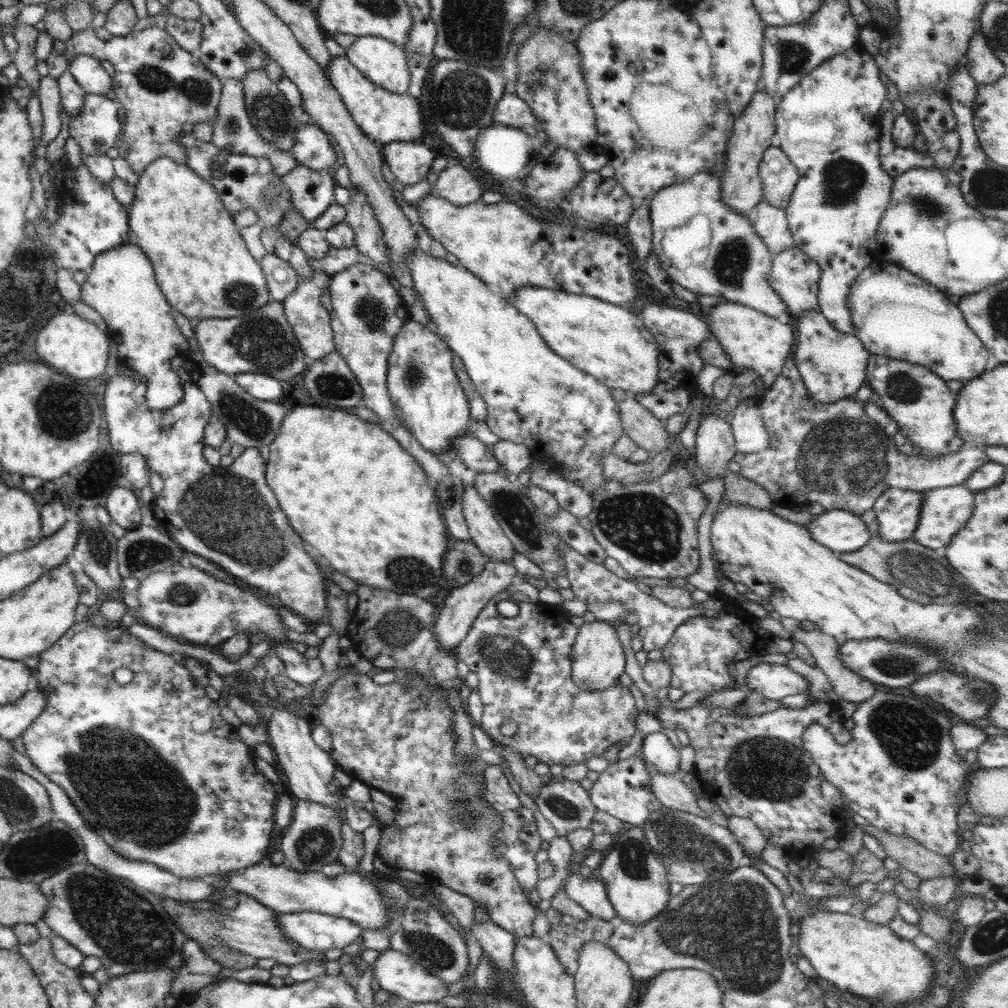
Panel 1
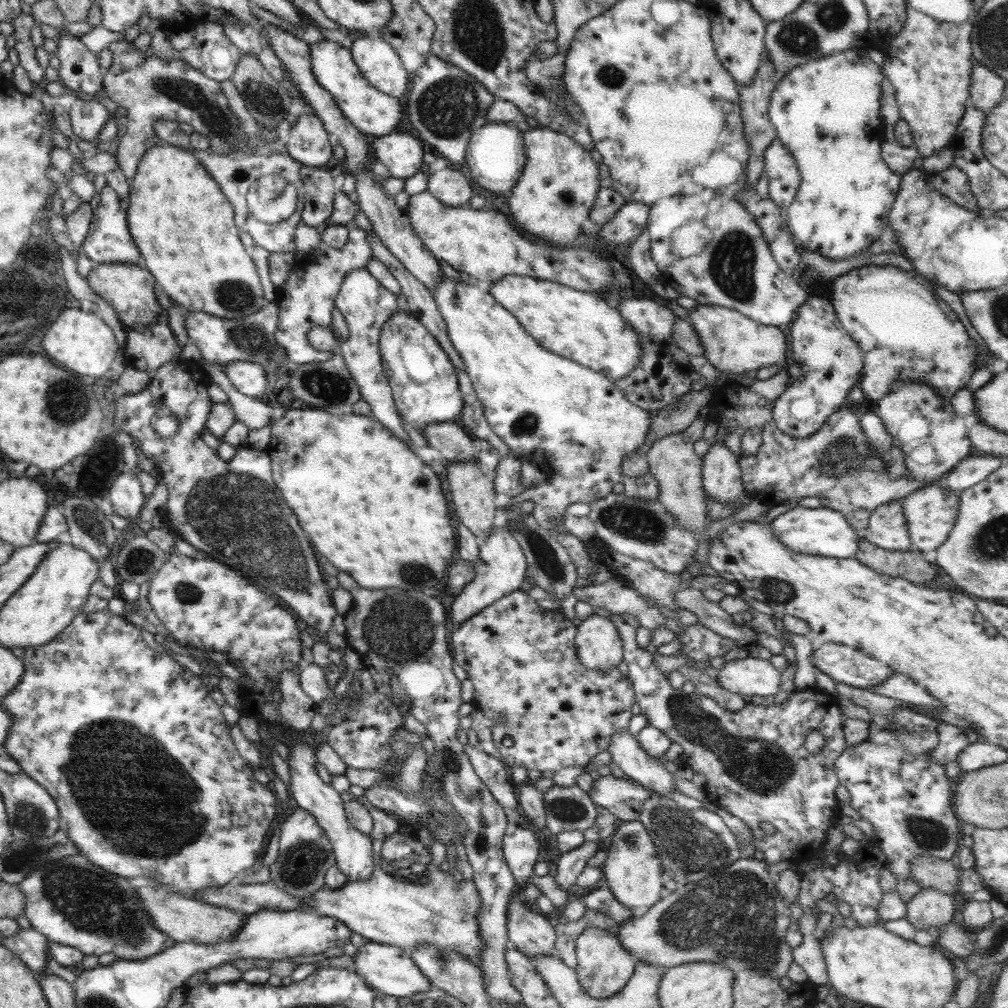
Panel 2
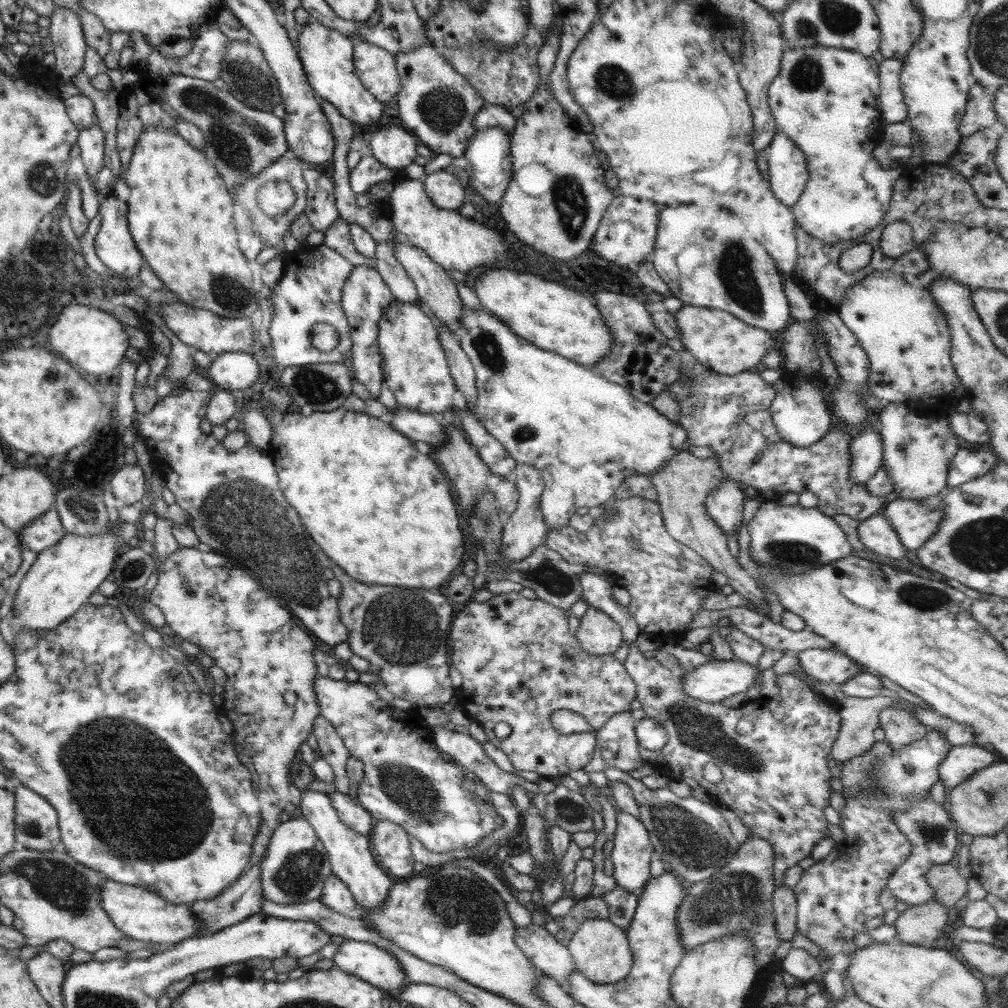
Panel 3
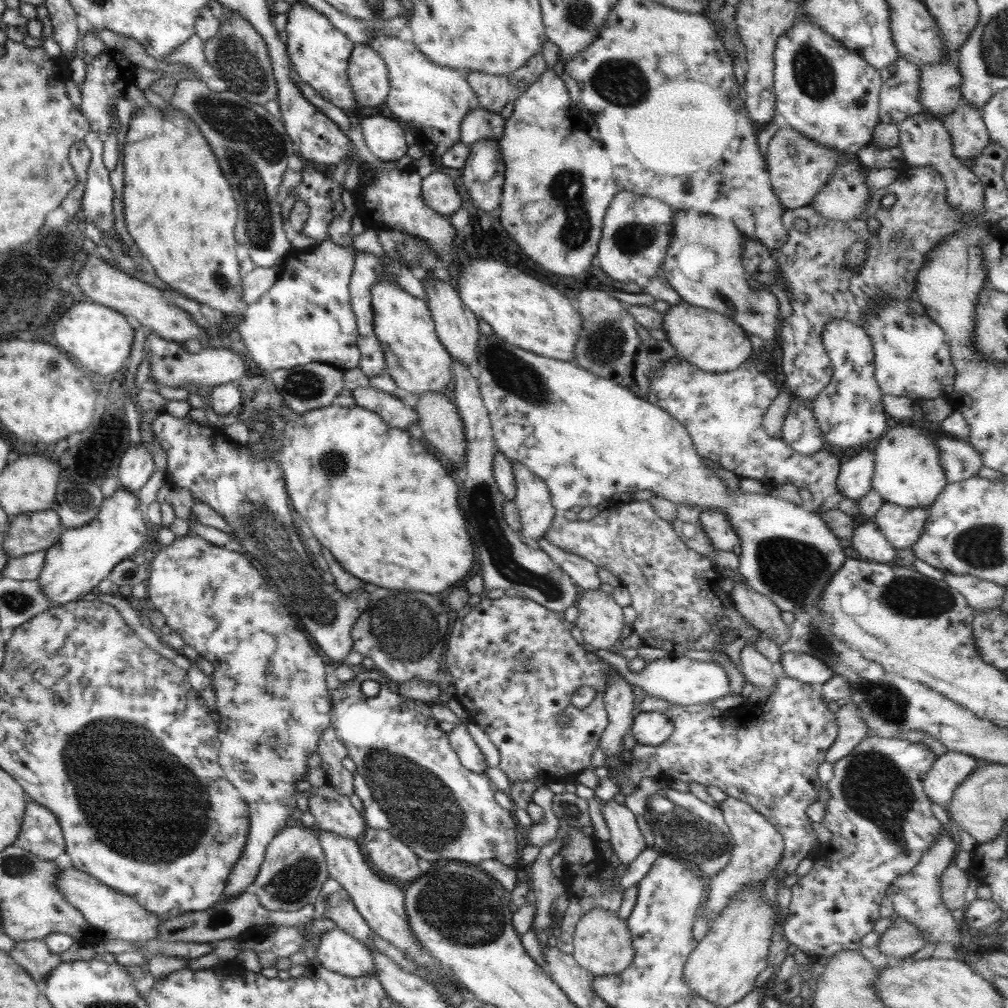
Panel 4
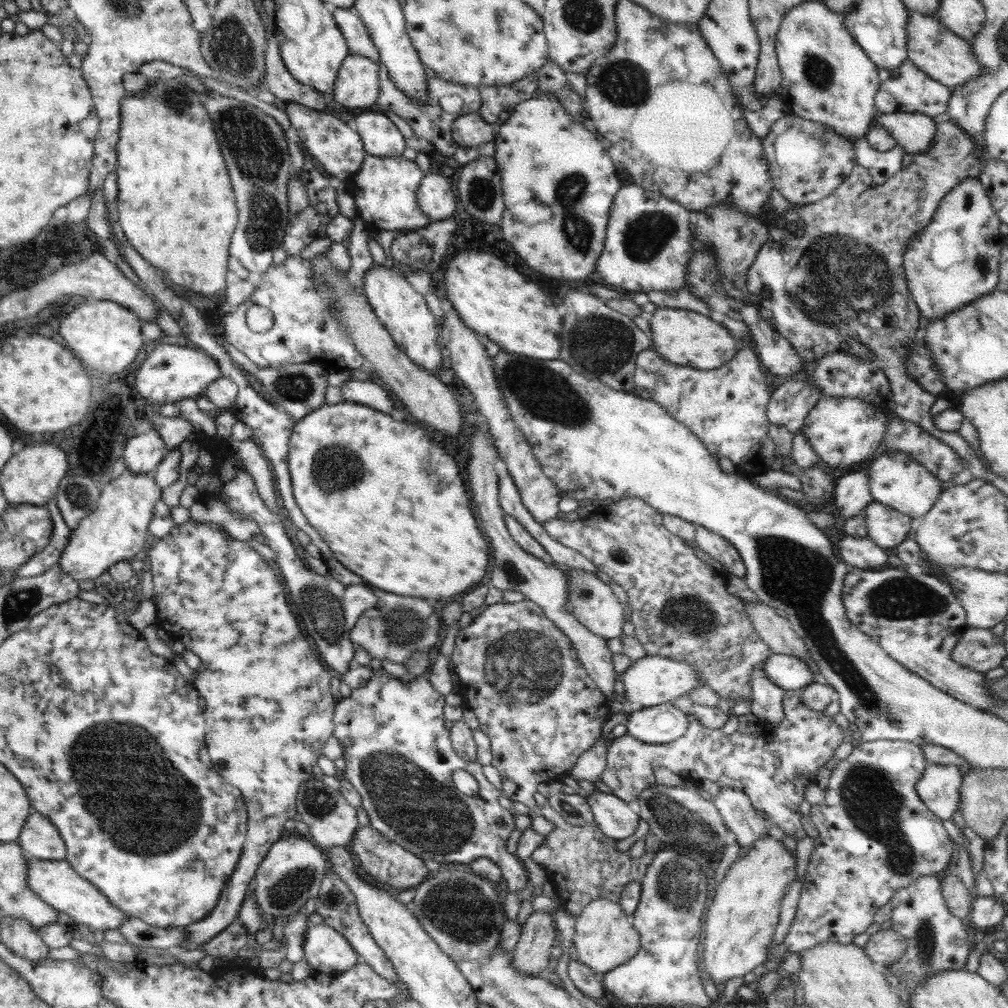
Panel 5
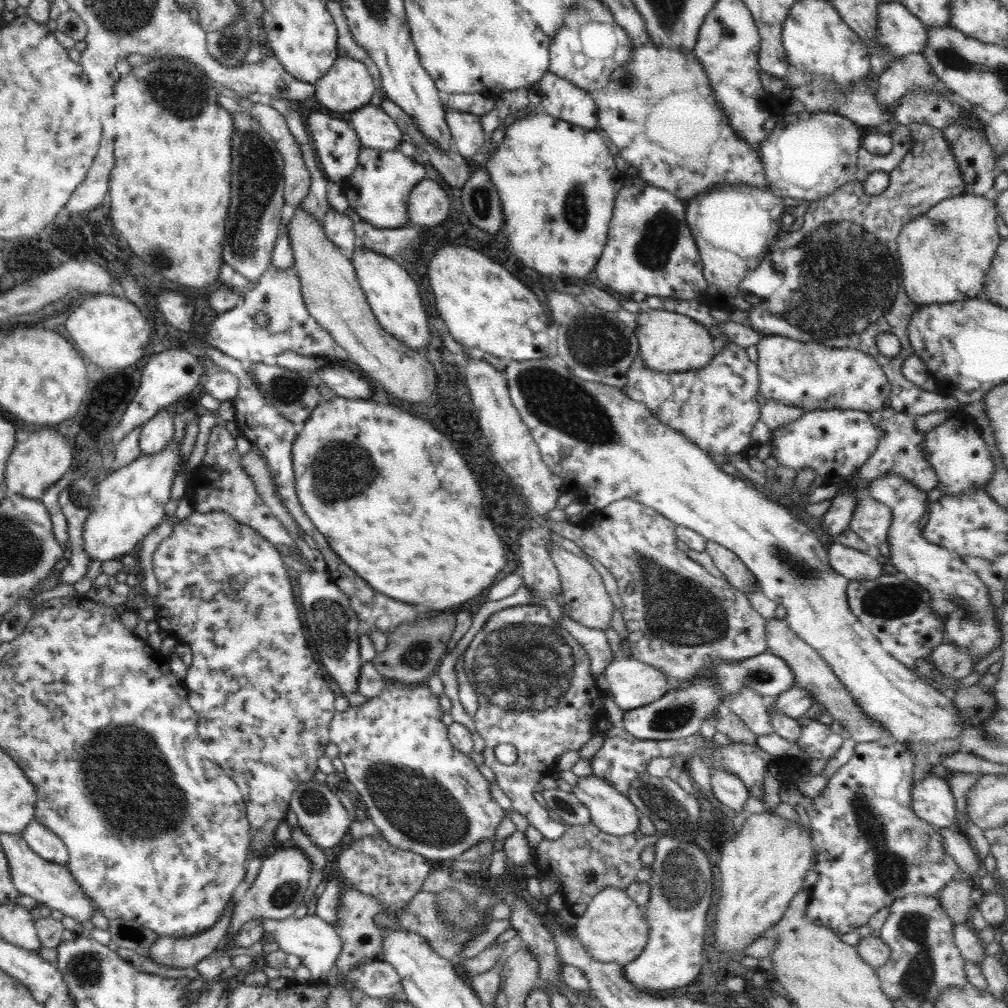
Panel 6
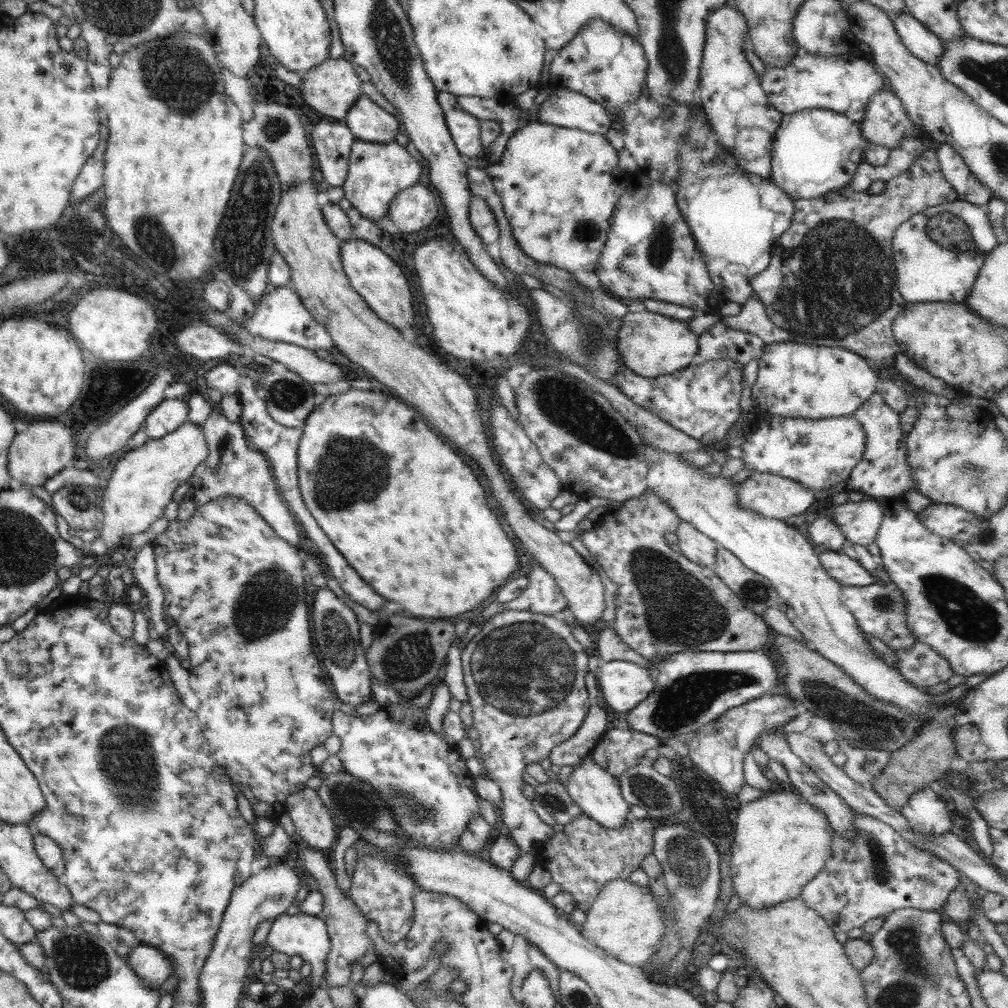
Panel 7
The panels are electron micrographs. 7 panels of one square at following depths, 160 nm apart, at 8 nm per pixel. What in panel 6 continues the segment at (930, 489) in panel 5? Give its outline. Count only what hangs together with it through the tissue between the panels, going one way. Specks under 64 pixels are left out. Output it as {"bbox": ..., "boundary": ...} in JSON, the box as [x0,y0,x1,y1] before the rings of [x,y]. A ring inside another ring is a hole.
{"bbox":[869,474,1001,661],"boundary":[[[885,474],[869,485],[869,494],[890,508],[893,519],[887,530],[890,562],[910,580],[930,594],[929,608],[940,615],[946,643],[966,647],[978,661],[984,660],[1000,647],[1001,632],[994,616],[986,585],[980,577],[955,553],[936,543],[928,542],[918,522],[926,512],[927,491],[916,488],[897,474]]]}

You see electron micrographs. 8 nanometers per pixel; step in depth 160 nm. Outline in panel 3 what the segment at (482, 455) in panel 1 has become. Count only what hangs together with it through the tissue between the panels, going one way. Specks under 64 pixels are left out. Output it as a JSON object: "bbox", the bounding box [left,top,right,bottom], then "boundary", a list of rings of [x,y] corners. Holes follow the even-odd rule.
{"bbox":[392,405,447,450],"boundary":[[[399,405],[392,412],[394,415],[393,429],[408,437],[413,442],[420,440],[430,445],[432,450],[445,443],[447,436],[443,432],[444,426],[440,414],[422,414]]]}

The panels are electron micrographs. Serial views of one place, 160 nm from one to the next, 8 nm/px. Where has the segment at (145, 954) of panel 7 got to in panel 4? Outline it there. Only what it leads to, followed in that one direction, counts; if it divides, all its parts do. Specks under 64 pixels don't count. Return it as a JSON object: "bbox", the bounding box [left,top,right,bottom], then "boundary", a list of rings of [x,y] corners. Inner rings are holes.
{"bbox":[146,533,333,900],"boundary":[[[190,533],[181,537],[177,536],[170,546],[163,545],[151,560],[150,569],[150,576],[146,580],[146,599],[154,605],[154,609],[157,609],[164,615],[166,625],[178,634],[178,636],[182,637],[186,645],[191,646],[200,657],[212,663],[214,667],[214,673],[211,675],[212,687],[214,687],[214,692],[216,693],[216,711],[220,715],[220,721],[217,722],[217,725],[221,752],[224,754],[224,756],[220,753],[218,754],[218,765],[226,770],[225,775],[228,782],[233,784],[240,791],[242,798],[246,801],[246,804],[248,804],[248,808],[250,808],[250,834],[247,834],[247,841],[242,849],[242,854],[232,867],[232,872],[229,874],[227,880],[228,888],[224,890],[222,900],[230,899],[230,897],[238,897],[238,895],[244,893],[252,882],[254,882],[260,865],[263,863],[266,848],[268,848],[270,841],[285,826],[292,822],[292,812],[294,812],[294,808],[300,804],[299,797],[295,794],[296,782],[307,778],[308,758],[317,752],[317,744],[322,733],[331,726],[331,708],[333,704],[331,703],[330,692],[328,692],[326,686],[327,674],[326,671],[324,671],[324,660],[322,656],[318,656],[318,654],[310,648],[308,640],[304,638],[304,632],[298,628],[298,622],[292,620],[292,618],[282,618],[282,616],[288,616],[288,610],[278,602],[278,598],[280,598],[278,592],[270,590],[270,586],[266,584],[264,576],[260,576],[260,572],[250,564],[250,559],[246,558],[244,554],[238,554],[236,551],[230,551],[224,547],[213,545],[211,542],[204,540],[201,536]]]}

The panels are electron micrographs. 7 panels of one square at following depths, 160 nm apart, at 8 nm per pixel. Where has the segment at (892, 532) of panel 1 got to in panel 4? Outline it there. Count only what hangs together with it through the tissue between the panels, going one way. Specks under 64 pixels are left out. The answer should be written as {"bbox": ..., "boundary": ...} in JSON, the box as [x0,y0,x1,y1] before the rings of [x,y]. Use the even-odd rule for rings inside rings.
{"bbox":[852,520,896,563],"boundary":[[[868,520],[854,529],[852,546],[863,559],[882,563],[896,563],[896,548],[880,532],[879,526]]]}

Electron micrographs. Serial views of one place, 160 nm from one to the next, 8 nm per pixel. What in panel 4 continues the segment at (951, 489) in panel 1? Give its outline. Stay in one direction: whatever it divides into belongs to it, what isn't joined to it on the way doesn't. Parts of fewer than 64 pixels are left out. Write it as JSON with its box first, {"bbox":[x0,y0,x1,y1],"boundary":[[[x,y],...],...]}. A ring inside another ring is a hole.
{"bbox":[873,502,928,549],"boundary":[[[884,502],[873,521],[892,546],[905,549],[906,546],[913,545],[922,534],[928,515],[928,507],[904,508]]]}

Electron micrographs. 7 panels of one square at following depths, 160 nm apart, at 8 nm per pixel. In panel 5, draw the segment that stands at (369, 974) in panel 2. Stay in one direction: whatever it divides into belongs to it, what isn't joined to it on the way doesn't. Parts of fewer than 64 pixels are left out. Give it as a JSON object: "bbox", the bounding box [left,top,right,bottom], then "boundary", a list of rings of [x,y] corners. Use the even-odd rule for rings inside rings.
{"bbox":[303,921,362,975],"boundary":[[[326,921],[308,927],[303,947],[303,959],[314,972],[334,975],[362,962],[348,939]]]}

